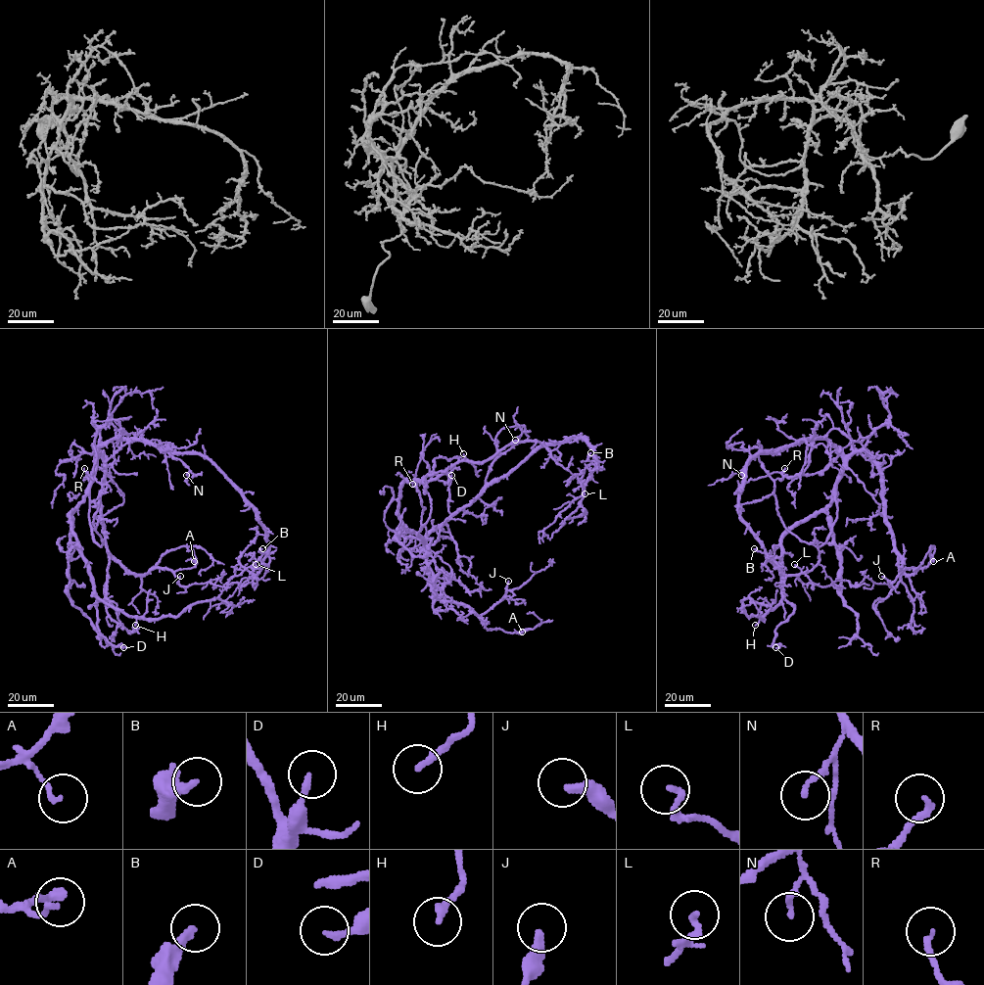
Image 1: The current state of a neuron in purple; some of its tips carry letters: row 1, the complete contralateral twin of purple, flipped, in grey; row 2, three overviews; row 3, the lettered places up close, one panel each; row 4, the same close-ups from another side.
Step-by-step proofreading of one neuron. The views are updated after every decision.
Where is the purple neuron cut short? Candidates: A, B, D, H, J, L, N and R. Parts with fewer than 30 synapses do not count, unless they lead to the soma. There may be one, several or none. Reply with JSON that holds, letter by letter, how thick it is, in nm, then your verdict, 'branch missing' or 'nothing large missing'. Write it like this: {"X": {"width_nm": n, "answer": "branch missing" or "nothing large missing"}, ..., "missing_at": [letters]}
{"A": {"width_nm": 150, "answer": "nothing large missing"}, "B": {"width_nm": 240, "answer": "nothing large missing"}, "D": {"width_nm": 180, "answer": "nothing large missing"}, "H": {"width_nm": 200, "answer": "nothing large missing"}, "J": {"width_nm": 320, "answer": "nothing large missing"}, "L": {"width_nm": 180, "answer": "nothing large missing"}, "N": {"width_nm": 170, "answer": "nothing large missing"}, "R": {"width_nm": 170, "answer": "nothing large missing"}, "missing_at": []}

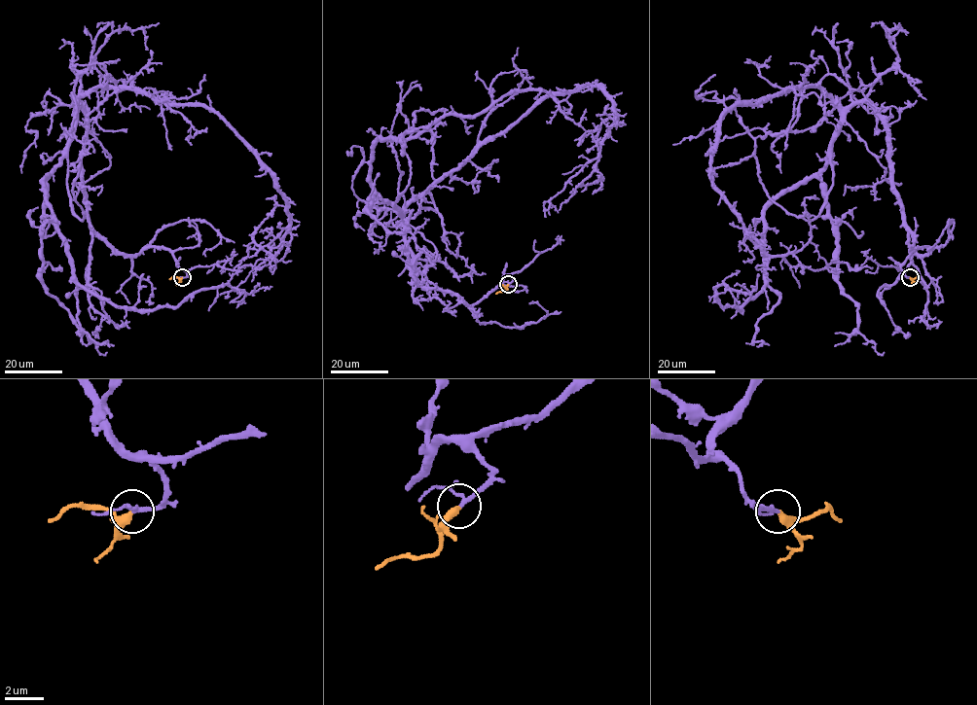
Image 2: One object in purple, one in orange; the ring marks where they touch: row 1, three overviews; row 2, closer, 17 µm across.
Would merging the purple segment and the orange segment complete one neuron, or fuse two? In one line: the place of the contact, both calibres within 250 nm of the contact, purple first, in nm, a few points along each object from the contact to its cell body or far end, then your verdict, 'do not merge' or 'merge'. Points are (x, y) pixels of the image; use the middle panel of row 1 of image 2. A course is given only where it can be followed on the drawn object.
place (508, 284); calibres 170 and 400 nm; course purple (508, 284), (471, 304), (425, 288), (404, 209), (588, 86), (615, 122), (593, 193); course orange (508, 284), (504, 291), (495, 294); merge

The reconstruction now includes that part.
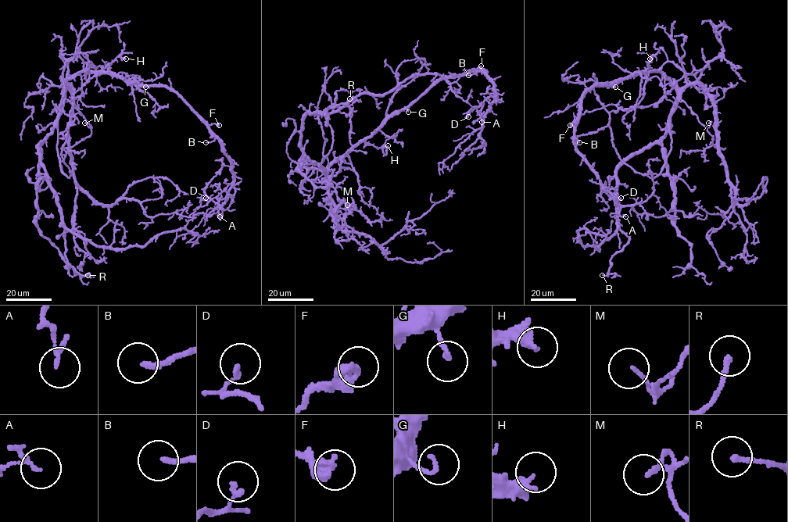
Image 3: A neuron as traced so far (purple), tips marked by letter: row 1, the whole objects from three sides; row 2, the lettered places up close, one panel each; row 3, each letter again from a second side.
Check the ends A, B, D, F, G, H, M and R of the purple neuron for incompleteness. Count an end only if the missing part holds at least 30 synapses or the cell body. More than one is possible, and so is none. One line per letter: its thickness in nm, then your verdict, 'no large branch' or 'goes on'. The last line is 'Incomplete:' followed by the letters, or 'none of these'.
A: 120 nm thick; no large branch
B: 180 nm thick; no large branch
D: 180 nm thick; no large branch
F: 460 nm thick; no large branch
G: 140 nm thick; no large branch
H: 280 nm thick; no large branch
M: 150 nm thick; no large branch
R: 200 nm thick; no large branch
Incomplete: none of these

